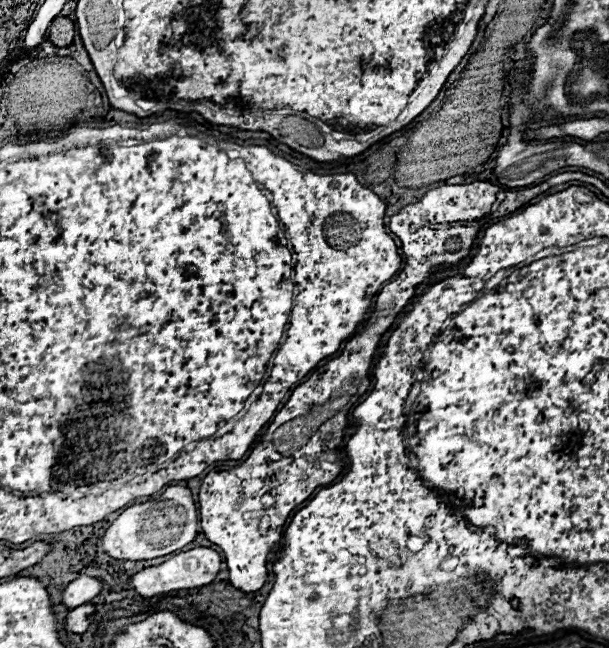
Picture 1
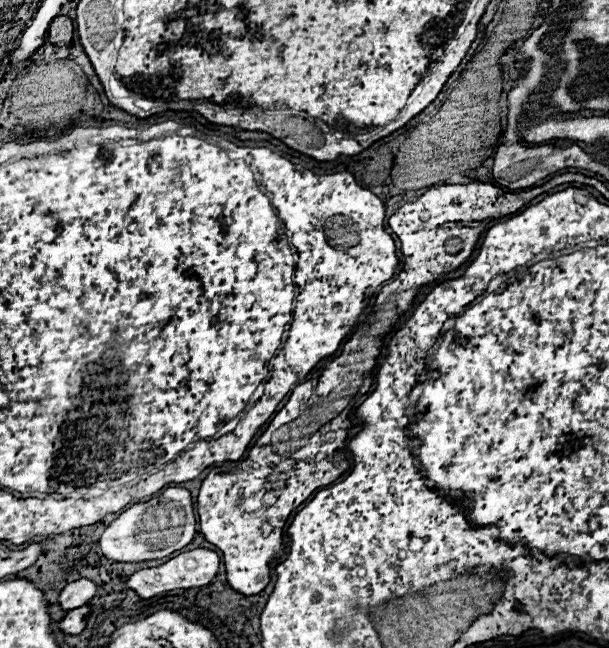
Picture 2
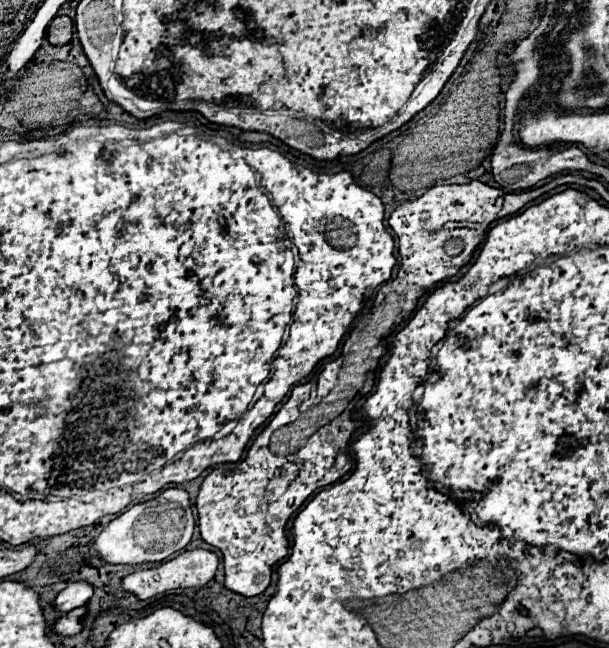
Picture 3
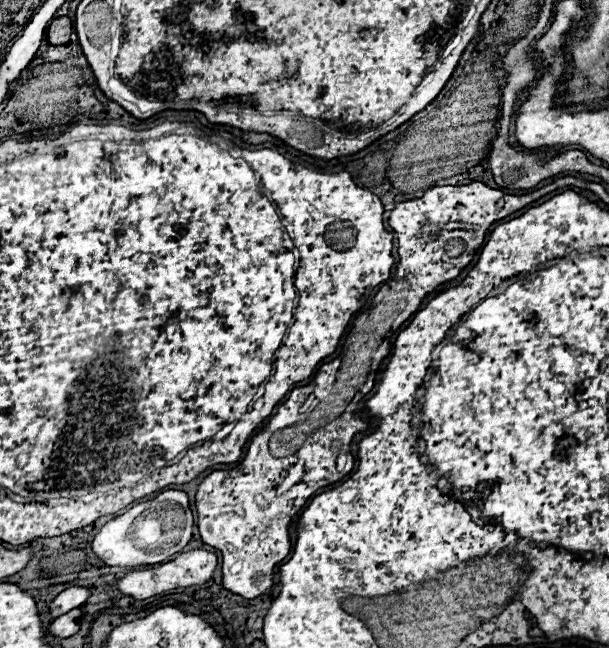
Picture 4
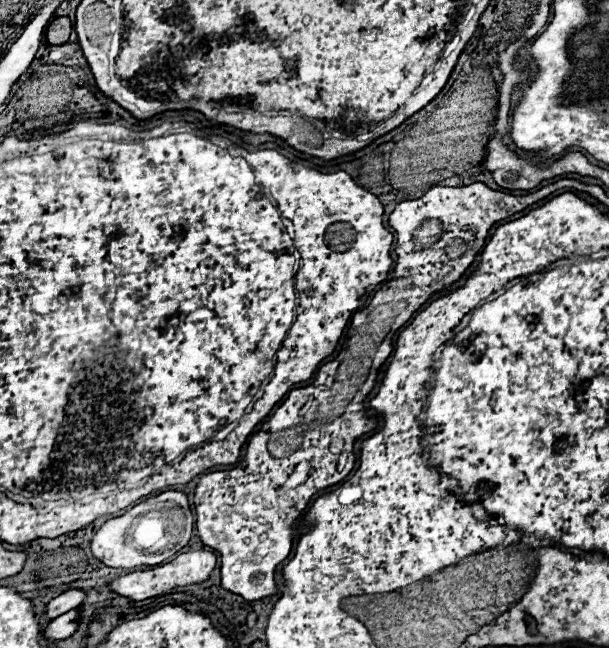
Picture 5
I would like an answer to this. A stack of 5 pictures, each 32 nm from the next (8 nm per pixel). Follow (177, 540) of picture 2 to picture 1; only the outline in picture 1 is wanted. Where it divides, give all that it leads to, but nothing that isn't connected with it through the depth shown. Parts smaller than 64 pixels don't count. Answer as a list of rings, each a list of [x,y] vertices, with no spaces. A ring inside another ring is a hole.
[[[170,486],[160,494],[160,500],[148,500],[144,504],[134,504],[126,508],[104,532],[102,548],[110,558],[116,560],[152,560],[162,558],[190,544],[198,532],[196,506],[192,492],[184,486]]]

